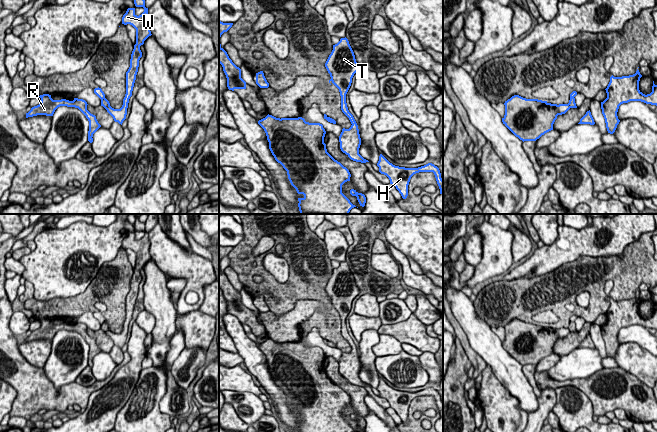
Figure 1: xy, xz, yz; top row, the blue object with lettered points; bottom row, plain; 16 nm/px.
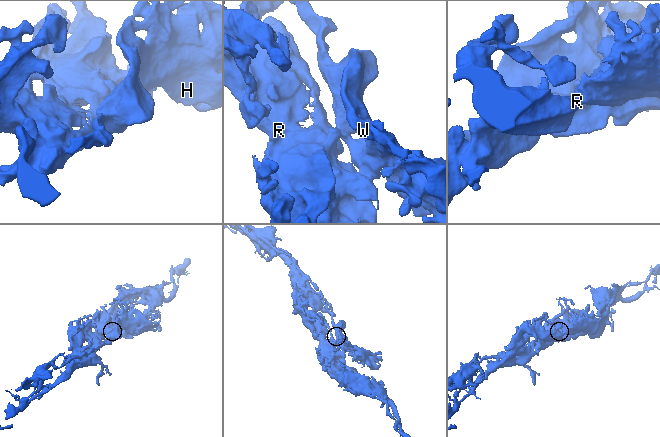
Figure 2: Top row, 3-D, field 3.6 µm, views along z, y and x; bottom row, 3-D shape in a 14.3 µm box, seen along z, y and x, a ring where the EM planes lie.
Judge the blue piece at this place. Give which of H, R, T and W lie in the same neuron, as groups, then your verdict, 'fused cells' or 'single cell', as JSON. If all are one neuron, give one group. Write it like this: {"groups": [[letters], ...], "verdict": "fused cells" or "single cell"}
{"groups": [["H", "R", "T", "W"]], "verdict": "single cell"}

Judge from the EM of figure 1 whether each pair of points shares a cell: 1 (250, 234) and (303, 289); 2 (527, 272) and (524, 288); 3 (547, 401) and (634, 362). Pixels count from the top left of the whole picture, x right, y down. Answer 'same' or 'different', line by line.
1: same
2: different
3: different

